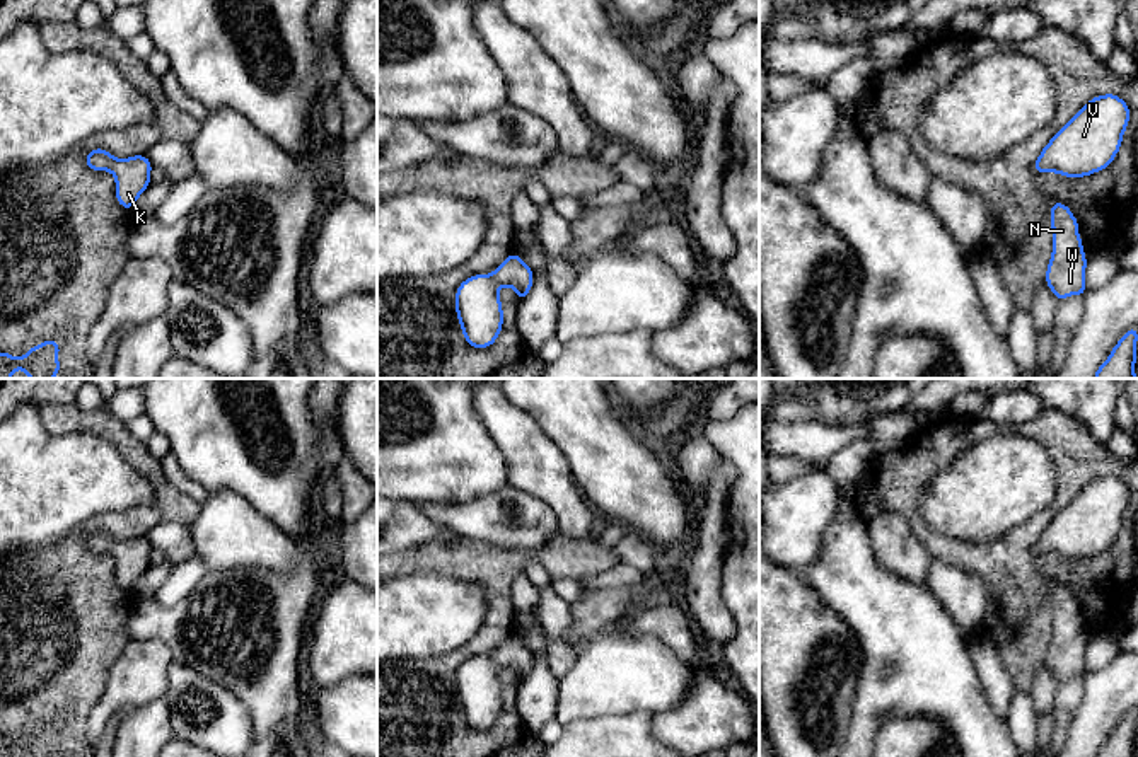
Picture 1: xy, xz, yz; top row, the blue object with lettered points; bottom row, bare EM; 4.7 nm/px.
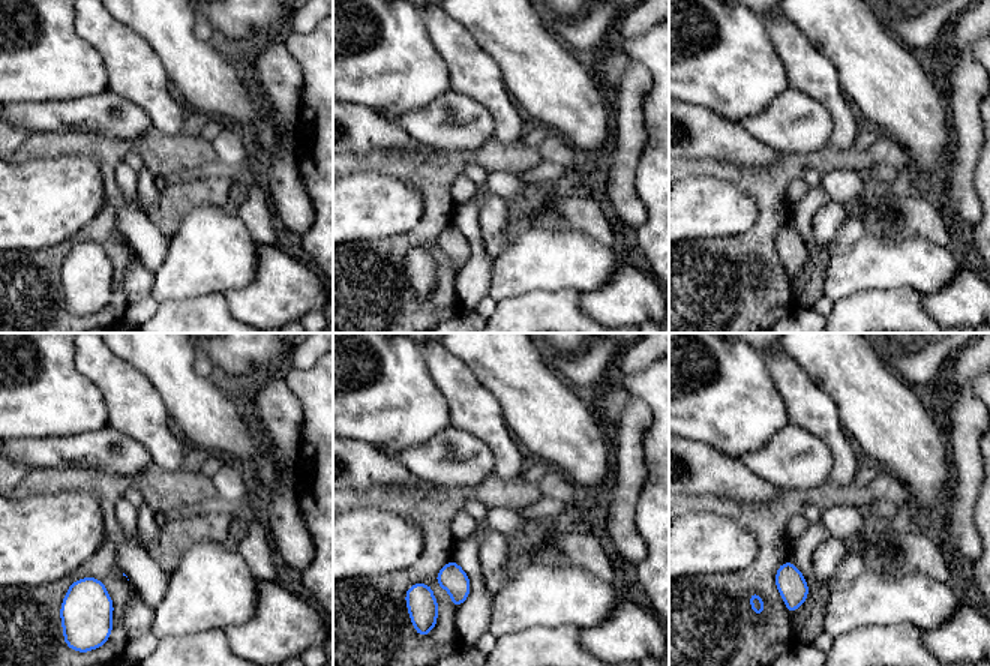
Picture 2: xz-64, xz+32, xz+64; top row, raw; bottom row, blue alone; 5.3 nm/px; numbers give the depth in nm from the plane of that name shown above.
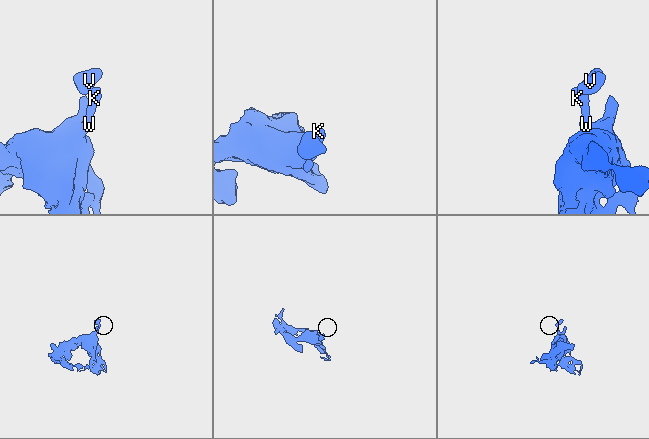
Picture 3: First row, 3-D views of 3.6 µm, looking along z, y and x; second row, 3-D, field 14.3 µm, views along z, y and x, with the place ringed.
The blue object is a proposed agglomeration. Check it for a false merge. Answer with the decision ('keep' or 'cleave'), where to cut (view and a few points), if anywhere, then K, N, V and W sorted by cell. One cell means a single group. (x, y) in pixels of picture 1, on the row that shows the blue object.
keep; cut none; groups K N V W

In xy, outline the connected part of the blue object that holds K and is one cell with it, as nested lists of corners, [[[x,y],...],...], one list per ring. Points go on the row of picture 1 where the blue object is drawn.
[[[94,148],[85,157],[85,165],[90,170],[111,170],[116,179],[116,199],[126,208],[133,210],[133,203],[150,186],[152,164],[143,155],[130,159],[114,159],[104,148]]]

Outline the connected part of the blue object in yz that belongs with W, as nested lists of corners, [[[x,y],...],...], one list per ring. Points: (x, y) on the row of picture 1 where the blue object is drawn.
[[[1056,201],[1051,205],[1053,254],[1046,271],[1046,285],[1060,300],[1083,295],[1087,257],[1078,235],[1078,222],[1071,210]]]

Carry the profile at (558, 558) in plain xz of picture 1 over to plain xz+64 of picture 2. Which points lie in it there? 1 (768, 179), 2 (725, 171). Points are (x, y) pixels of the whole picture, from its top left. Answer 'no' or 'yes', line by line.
1: yes
2: yes

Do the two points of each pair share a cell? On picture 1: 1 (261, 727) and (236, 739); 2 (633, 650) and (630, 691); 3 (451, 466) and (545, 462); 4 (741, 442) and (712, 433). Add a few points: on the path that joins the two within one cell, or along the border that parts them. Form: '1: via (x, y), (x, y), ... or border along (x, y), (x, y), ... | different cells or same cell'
1: border along (234, 696), (248, 711), (255, 739) | different cells
2: via (633, 660), (630, 681) | same cell
3: border along (485, 428), (502, 454), (509, 483) | different cells
4: via (734, 439), (719, 433) | same cell

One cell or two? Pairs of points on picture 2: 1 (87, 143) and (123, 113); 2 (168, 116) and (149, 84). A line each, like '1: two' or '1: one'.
1: two
2: one

